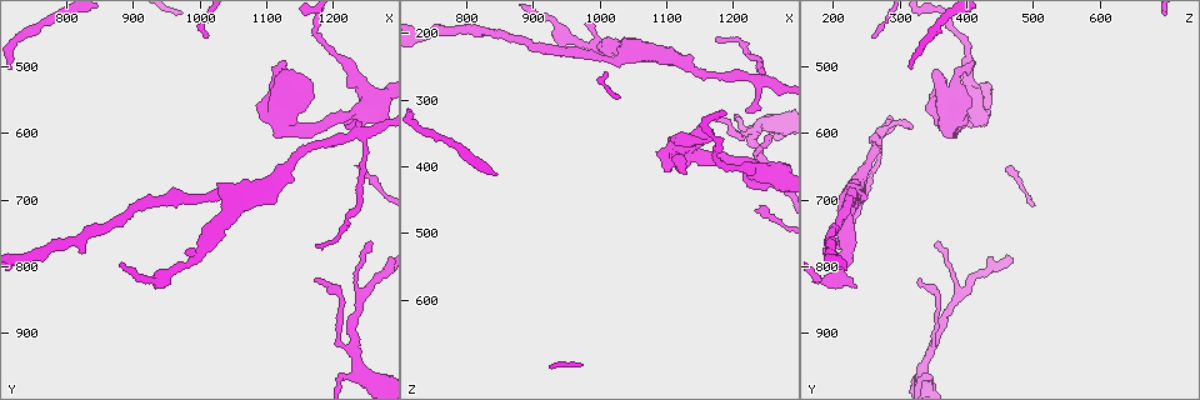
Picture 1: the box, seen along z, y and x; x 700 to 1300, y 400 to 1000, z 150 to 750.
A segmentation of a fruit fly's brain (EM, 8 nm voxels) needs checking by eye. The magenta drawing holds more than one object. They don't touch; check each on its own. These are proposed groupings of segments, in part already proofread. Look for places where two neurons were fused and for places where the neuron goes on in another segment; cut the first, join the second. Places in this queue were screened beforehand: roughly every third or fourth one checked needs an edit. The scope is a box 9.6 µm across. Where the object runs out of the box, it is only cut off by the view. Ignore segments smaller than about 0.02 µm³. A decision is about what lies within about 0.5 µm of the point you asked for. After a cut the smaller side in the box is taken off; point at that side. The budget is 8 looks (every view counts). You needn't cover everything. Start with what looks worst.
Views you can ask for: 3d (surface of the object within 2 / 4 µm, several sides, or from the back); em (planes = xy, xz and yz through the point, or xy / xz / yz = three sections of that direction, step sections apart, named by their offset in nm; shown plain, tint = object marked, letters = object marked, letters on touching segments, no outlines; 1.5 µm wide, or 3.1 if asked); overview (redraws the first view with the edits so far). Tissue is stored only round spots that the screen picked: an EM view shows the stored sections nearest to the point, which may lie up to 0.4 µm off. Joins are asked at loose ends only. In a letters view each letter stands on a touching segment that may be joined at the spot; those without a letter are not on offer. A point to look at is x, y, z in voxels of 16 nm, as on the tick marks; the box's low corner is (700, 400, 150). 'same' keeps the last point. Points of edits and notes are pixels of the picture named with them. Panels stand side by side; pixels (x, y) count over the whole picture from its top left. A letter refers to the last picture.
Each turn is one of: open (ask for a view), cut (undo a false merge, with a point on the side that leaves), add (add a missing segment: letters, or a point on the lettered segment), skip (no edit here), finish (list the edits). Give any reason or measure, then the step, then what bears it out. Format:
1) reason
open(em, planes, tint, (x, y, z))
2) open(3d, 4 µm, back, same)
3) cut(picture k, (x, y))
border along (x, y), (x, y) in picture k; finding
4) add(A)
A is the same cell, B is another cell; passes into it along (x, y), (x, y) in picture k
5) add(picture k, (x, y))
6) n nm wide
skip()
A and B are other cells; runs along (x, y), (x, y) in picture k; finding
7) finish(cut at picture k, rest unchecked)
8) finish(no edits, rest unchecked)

tapers out
open(em, planes, letters, (1175, 820, 330))

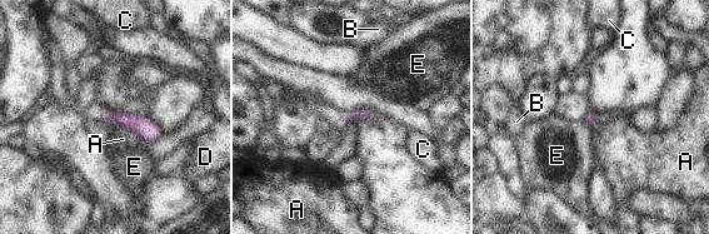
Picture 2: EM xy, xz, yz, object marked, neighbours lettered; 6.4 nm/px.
70 nm wide
skip()
A, B, C, D and E are other cells; border along (140, 140), (150, 144) in picture 2; none of them fits

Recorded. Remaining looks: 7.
an open end
open(3d, 4 µm, (1115, 595, 360))

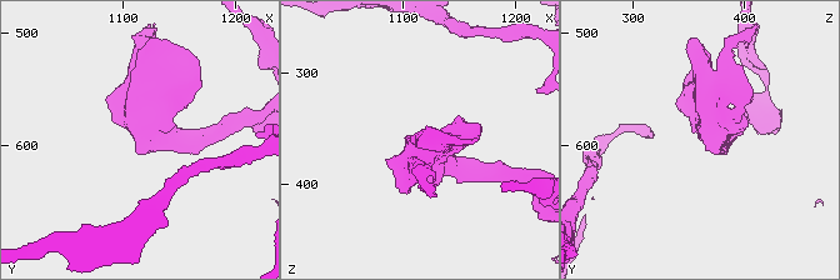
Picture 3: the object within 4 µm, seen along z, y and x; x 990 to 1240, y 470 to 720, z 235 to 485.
arms of 200, 340 nm; now the EM
open(em, xz, step 4, letters, (1116, 596, 362))

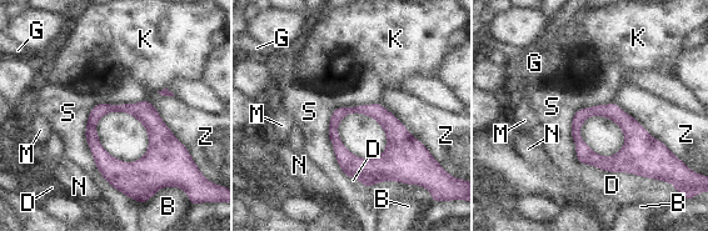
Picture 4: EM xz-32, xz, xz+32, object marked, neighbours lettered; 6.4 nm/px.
open(em, planes, letters, same)

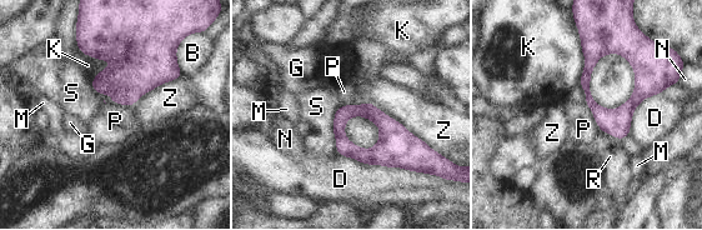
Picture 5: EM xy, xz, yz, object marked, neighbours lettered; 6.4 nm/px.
skip()
B, D, G, K, M, N, P, R, S and Z are other cells; runs along (585, 35), (588, 100), (621, 135) in picture 5; no lettered segment goes on from it

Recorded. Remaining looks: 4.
free end
open(em, planes, letters, (1170, 765, 210))

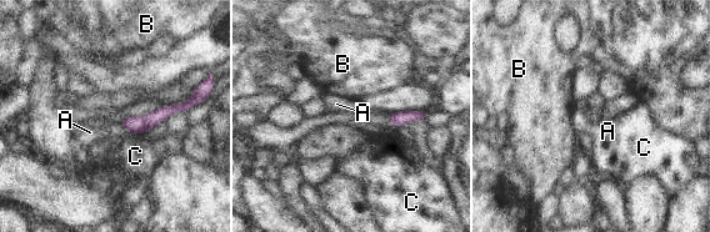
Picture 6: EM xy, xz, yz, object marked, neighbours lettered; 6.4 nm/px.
skip()
A, B and C are other cells; no lettered segment goes on from it

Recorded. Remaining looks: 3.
finish(no edits, rest unchecked)

